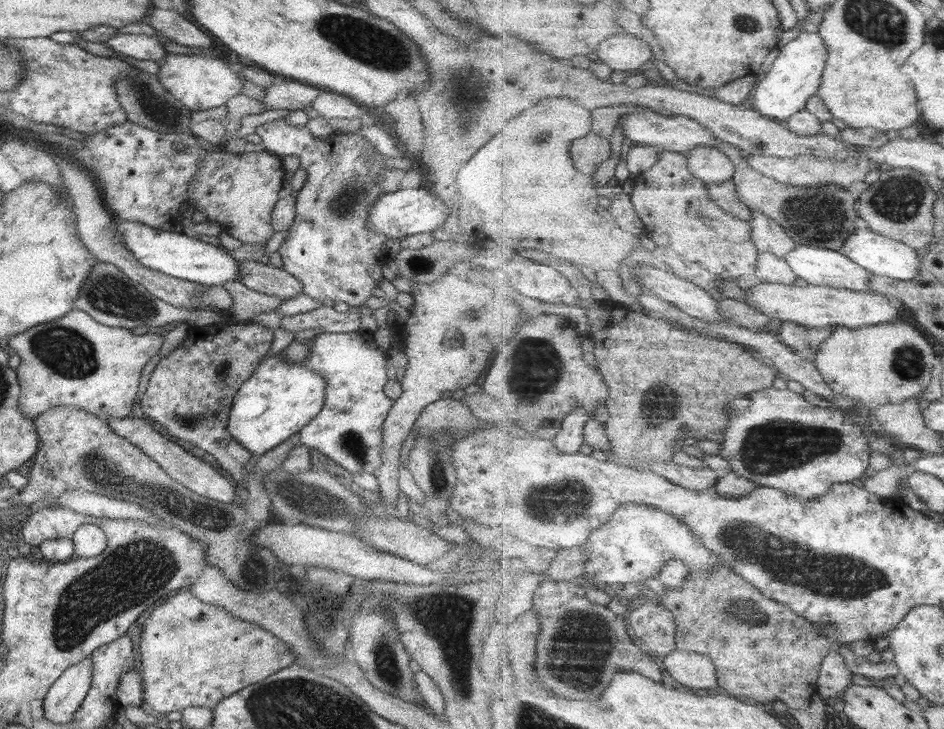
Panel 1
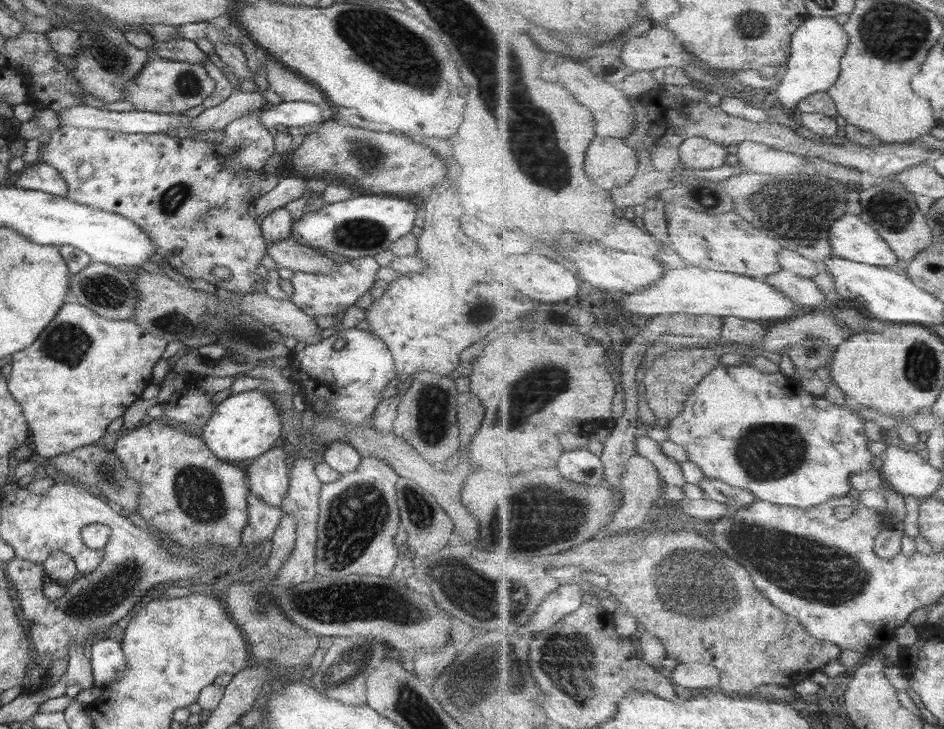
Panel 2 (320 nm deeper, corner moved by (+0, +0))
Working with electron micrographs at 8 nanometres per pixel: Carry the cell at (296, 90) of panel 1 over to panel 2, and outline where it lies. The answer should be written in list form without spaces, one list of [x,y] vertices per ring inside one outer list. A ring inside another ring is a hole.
[[[233,90],[221,104],[206,108],[199,116],[195,116],[189,129],[197,132],[220,131],[248,110],[265,108],[265,99],[259,91]]]

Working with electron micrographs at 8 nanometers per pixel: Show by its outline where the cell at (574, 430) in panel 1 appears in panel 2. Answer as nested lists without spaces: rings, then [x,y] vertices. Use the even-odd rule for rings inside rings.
[[[587,447],[564,451],[559,459],[558,468],[568,482],[573,481],[587,487],[599,485],[601,479],[606,477],[601,458]]]

